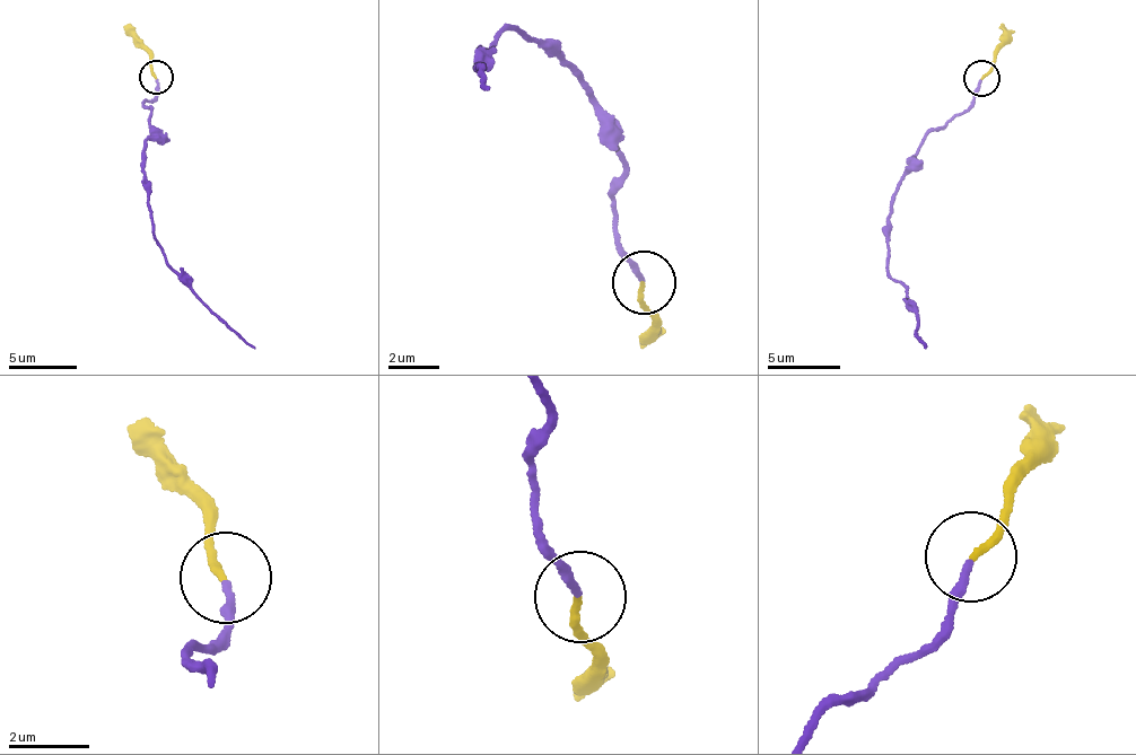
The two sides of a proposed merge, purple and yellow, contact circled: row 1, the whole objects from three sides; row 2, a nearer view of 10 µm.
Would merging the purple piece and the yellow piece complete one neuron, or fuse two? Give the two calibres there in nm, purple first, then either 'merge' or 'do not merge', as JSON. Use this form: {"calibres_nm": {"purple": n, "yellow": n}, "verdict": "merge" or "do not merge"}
{"calibres_nm": {"purple": 170, "yellow": 170}, "verdict": "merge"}

